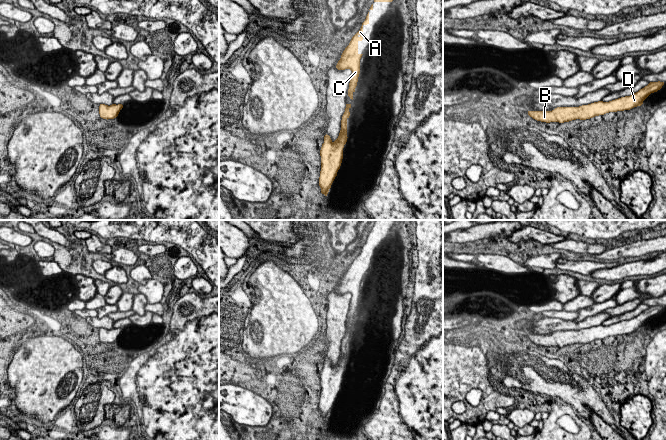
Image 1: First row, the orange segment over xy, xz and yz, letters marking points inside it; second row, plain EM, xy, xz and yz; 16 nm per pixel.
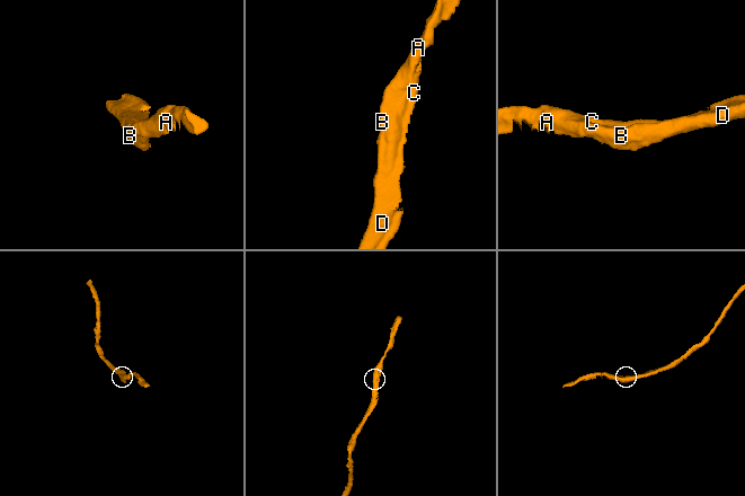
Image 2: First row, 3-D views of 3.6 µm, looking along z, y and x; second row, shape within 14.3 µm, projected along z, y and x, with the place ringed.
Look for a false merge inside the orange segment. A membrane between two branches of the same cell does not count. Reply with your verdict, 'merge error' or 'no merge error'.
no merge error

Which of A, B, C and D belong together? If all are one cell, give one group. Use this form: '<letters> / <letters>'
A B C D

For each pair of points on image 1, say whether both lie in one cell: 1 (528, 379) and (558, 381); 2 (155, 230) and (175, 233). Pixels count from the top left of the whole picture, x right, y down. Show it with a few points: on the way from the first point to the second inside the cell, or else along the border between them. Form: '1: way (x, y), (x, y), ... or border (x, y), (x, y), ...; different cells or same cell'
1: way (535, 381), (551, 381); same cell
2: way (160, 230), (170, 233); same cell

